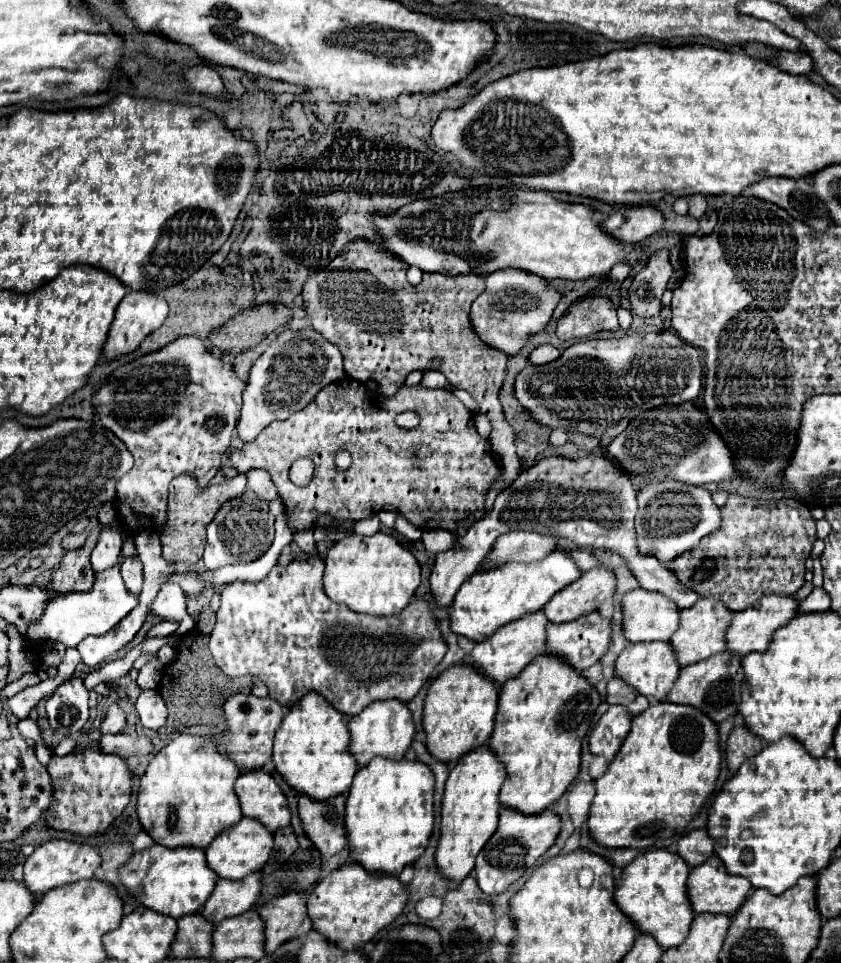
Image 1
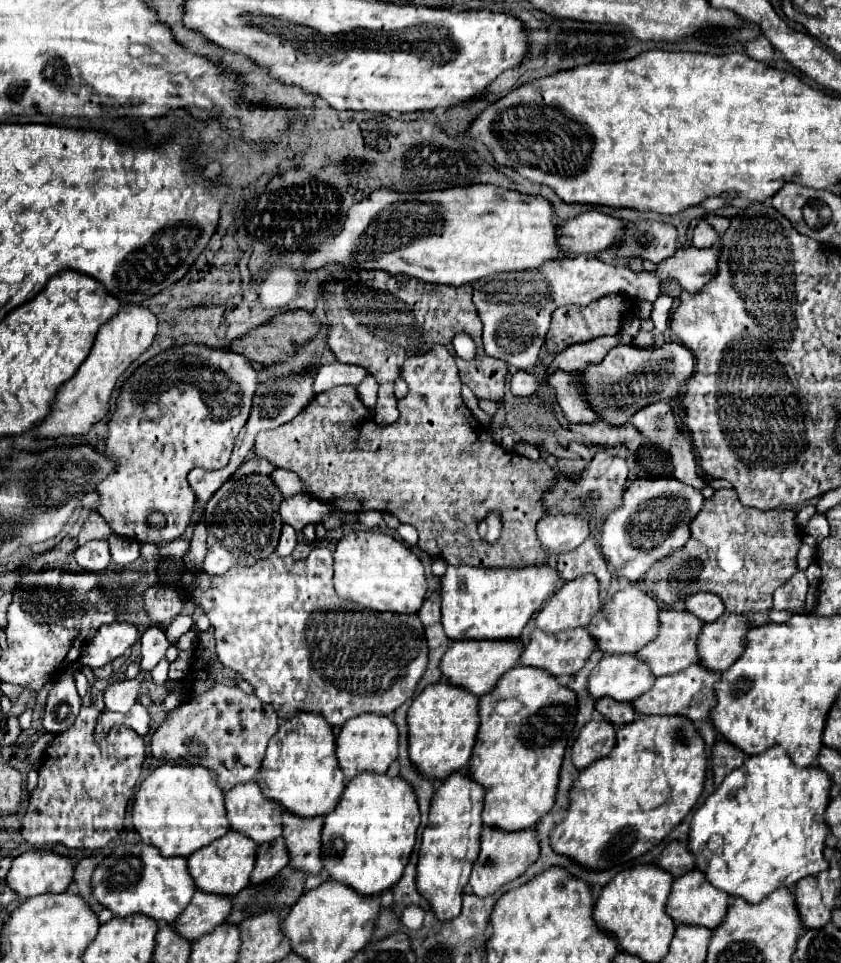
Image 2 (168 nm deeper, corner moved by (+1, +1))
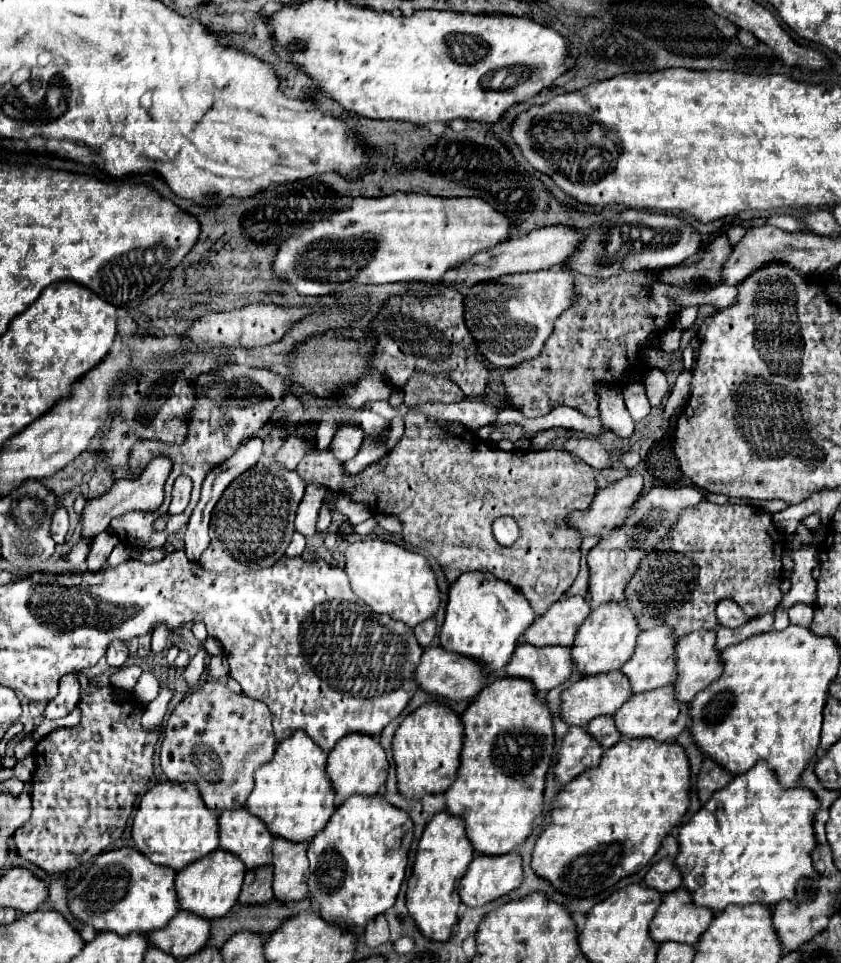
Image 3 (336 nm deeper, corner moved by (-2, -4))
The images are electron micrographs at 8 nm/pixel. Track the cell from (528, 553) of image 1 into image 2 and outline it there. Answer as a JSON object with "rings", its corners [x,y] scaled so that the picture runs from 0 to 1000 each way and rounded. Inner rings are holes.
{"rings":[[[652,535],[637,545],[637,558],[654,576],[668,576],[685,570],[699,556],[699,543],[687,535]]]}

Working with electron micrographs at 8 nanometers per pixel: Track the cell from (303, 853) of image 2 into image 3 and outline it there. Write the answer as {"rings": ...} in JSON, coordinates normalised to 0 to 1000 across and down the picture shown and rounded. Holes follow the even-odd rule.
{"rings":[[[334,870],[325,872],[325,928],[337,939],[353,937],[365,930],[365,879],[365,874],[348,876]]]}

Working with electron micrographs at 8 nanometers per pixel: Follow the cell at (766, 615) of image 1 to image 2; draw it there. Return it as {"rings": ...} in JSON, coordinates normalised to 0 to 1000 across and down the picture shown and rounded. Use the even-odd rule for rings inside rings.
{"rings":[[[861,637],[851,645],[839,647],[835,659],[830,661],[832,686],[847,697],[863,697],[878,680],[885,678],[887,657],[894,653],[894,647],[887,639]]]}

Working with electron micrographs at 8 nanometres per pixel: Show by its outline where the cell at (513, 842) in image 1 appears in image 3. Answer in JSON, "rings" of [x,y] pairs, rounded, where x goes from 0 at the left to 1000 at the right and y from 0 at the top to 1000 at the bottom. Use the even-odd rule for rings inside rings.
{"rings":[[[608,885],[605,889],[591,889],[591,893],[577,893],[565,889],[558,897],[551,914],[546,916],[548,937],[555,941],[581,939],[610,924],[622,916],[620,889]]]}

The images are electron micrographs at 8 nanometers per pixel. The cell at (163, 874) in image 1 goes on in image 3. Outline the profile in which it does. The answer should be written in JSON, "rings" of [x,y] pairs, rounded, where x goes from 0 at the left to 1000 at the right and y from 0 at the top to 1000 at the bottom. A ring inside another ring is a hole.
{"rings":[[[161,881],[130,883],[115,889],[101,910],[87,922],[82,922],[80,943],[92,955],[111,962],[113,968],[137,968],[139,972],[153,972],[158,968],[177,970],[182,966],[196,964],[196,960],[210,949],[210,928],[206,928],[206,910],[206,903],[177,895],[177,891],[168,889],[168,885],[163,885]]]}

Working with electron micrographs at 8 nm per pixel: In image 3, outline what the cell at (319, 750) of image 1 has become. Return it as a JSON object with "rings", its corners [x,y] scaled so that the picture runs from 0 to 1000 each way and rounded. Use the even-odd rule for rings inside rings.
{"rings":[[[360,760],[348,762],[344,768],[329,773],[322,791],[303,800],[303,816],[294,829],[291,839],[308,849],[317,862],[344,874],[367,874],[382,864],[398,843],[398,822],[386,806],[389,783],[367,768]]]}

